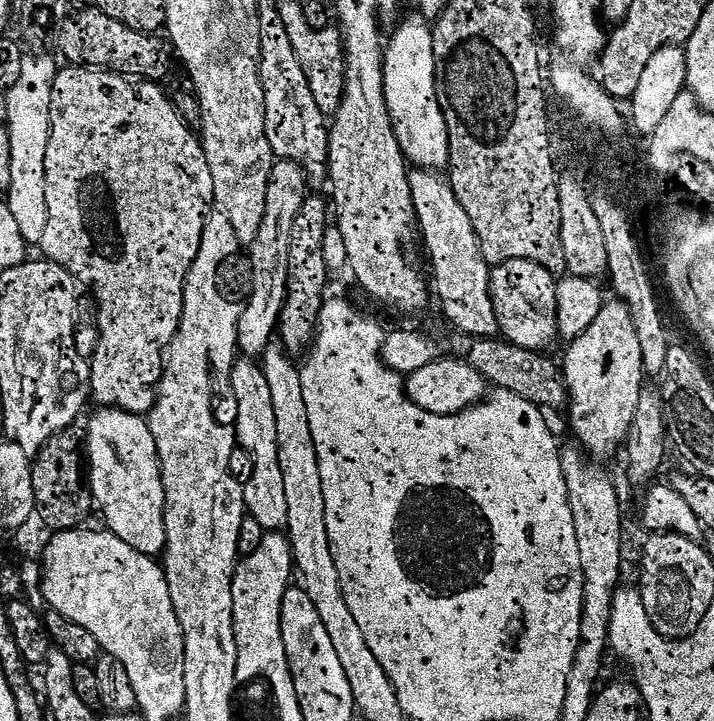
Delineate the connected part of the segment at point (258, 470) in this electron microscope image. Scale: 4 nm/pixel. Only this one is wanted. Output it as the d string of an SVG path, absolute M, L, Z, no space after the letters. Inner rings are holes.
M240 358L231 367L233 368L230 374L230 390L236 400L236 424L234 423L236 436L243 447L244 445L253 446L252 452L259 460L254 470L254 480L243 483L245 511L251 519L254 518L262 528L261 531L280 532L286 527L286 508L281 497L273 498L275 492L277 495L277 487L264 484L268 479L277 481L280 476L279 448L276 446L276 433L275 429L271 427L273 423L269 414L269 386L265 382L264 372L254 360L252 362Z

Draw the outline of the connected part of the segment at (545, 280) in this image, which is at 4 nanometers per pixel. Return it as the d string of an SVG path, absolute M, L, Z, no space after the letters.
M511 260L505 264L495 265L491 269L491 274L490 290L492 291L494 314L498 318L498 326L500 327L499 335L509 344L524 347L528 351L537 353L543 353L552 343L557 343L555 302L557 281L554 277L552 278L553 273L538 262Z

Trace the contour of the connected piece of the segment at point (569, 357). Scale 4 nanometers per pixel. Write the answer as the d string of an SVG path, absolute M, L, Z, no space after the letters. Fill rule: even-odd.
M612 298L612 301L609 299L592 325L571 341L567 348L562 376L564 372L564 380L568 383L568 416L572 419L572 432L580 439L579 447L589 457L612 456L616 451L621 451L628 439L628 431L638 410L640 391L646 380L642 349L627 305L619 298Z

